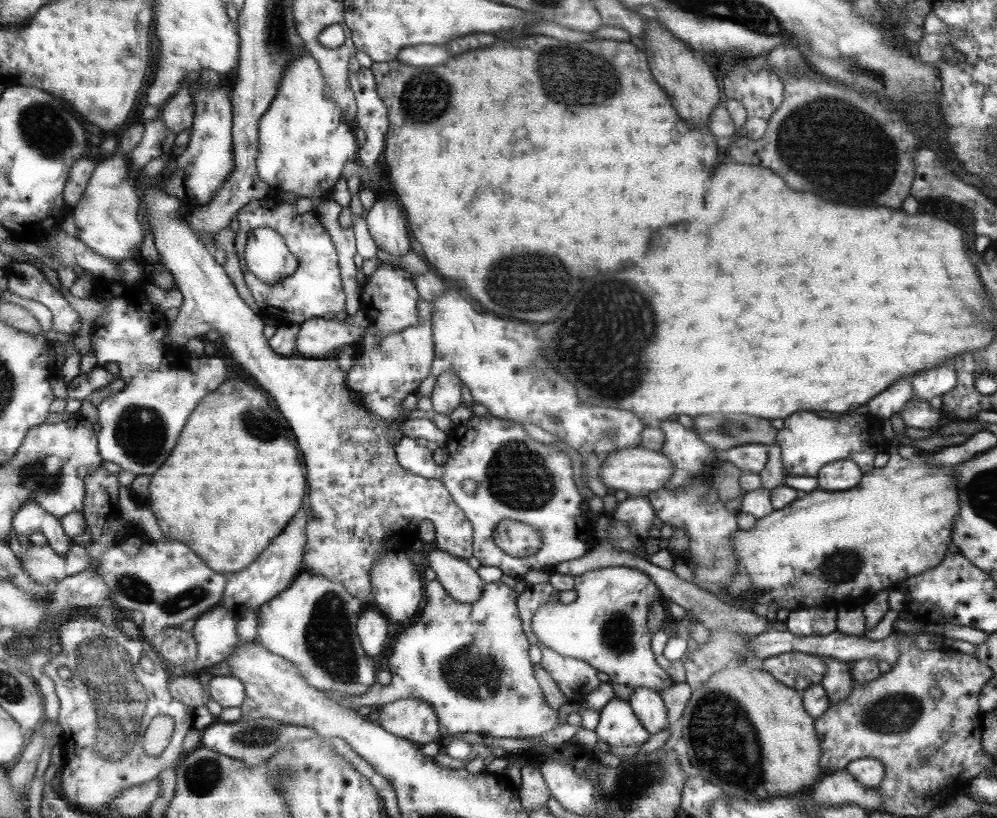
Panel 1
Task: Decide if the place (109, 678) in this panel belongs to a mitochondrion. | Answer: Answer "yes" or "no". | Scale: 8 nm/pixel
yes

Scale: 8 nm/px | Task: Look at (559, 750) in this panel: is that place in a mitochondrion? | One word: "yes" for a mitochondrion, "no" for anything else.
no

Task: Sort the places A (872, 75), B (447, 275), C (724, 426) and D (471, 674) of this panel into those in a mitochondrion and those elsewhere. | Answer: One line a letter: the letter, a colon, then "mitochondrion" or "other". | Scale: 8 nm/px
A: mitochondrion
B: other
C: mitochondrion
D: mitochondrion

